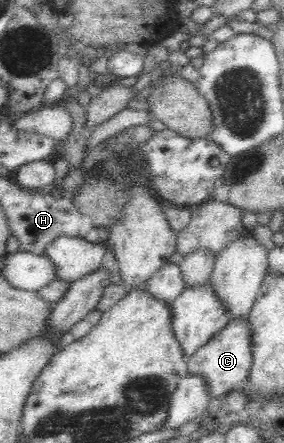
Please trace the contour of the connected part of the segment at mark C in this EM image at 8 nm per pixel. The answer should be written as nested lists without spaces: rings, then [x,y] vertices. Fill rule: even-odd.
[[[240,318],[232,320],[221,332],[218,332],[208,343],[205,343],[196,353],[185,358],[188,374],[200,376],[208,390],[208,396],[218,399],[236,389],[241,388],[248,377],[252,350],[250,350],[250,326],[248,320]]]

